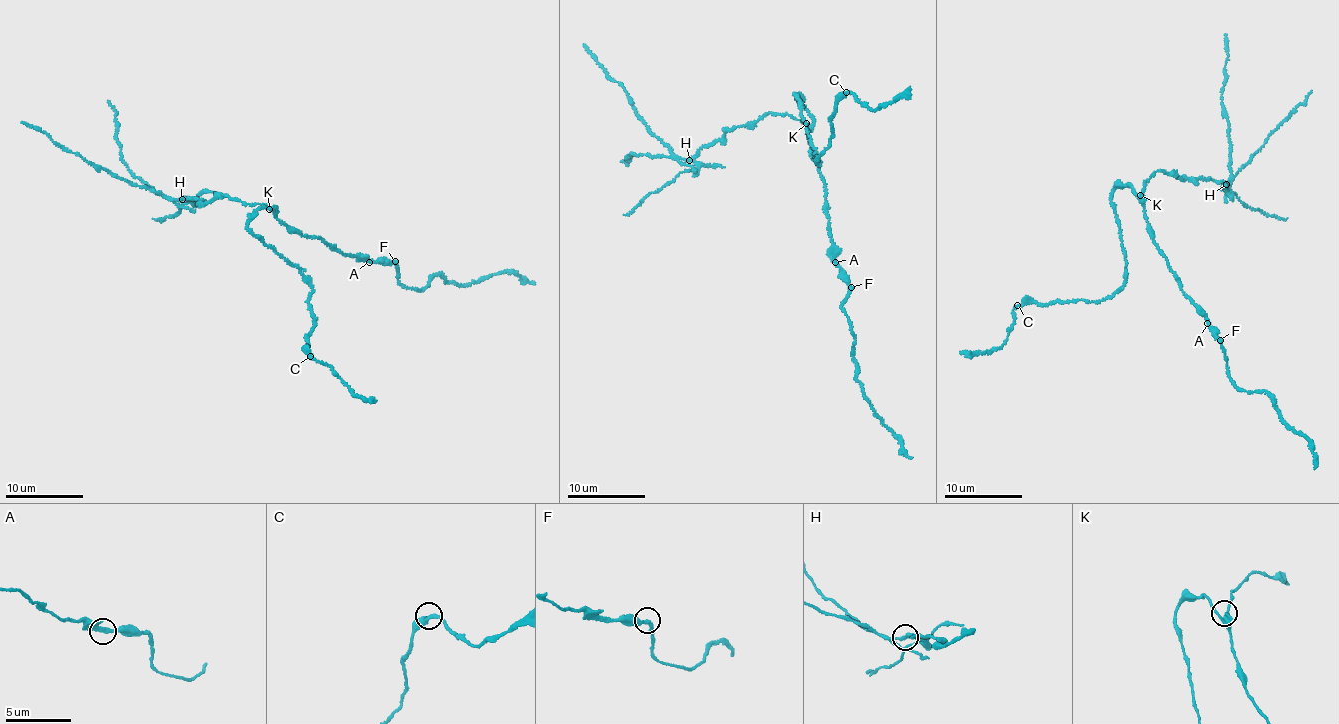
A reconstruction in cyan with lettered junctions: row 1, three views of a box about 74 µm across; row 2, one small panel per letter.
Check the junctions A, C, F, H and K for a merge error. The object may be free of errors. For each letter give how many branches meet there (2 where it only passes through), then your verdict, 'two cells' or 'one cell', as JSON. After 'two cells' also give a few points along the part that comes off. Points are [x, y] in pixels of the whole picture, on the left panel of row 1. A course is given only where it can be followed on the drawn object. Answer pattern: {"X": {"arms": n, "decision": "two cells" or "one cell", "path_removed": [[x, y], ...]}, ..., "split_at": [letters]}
{"A": {"arms": 2, "decision": "one cell"}, "C": {"arms": 2, "decision": "one cell"}, "F": {"arms": 2, "decision": "one cell"}, "H": {"arms": 3, "decision": "two cells", "path_removed": [[182, 200], [130, 183], [21, 122]]}, "K": {"arms": 3, "decision": "one cell"}, "split_at": ["H"]}

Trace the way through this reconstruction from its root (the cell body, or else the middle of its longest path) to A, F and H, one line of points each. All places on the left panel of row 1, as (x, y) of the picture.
A: (279, 219), (279, 223), (304, 235), (313, 235), (345, 254), (357, 254), (369, 262)
F: (279, 219), (279, 223), (304, 235), (313, 235), (345, 254), (361, 254), (374, 261), (395, 261)
H: (279, 219), (266, 206), (229, 199), (225, 195), (203, 203), (195, 198), (182, 200)

